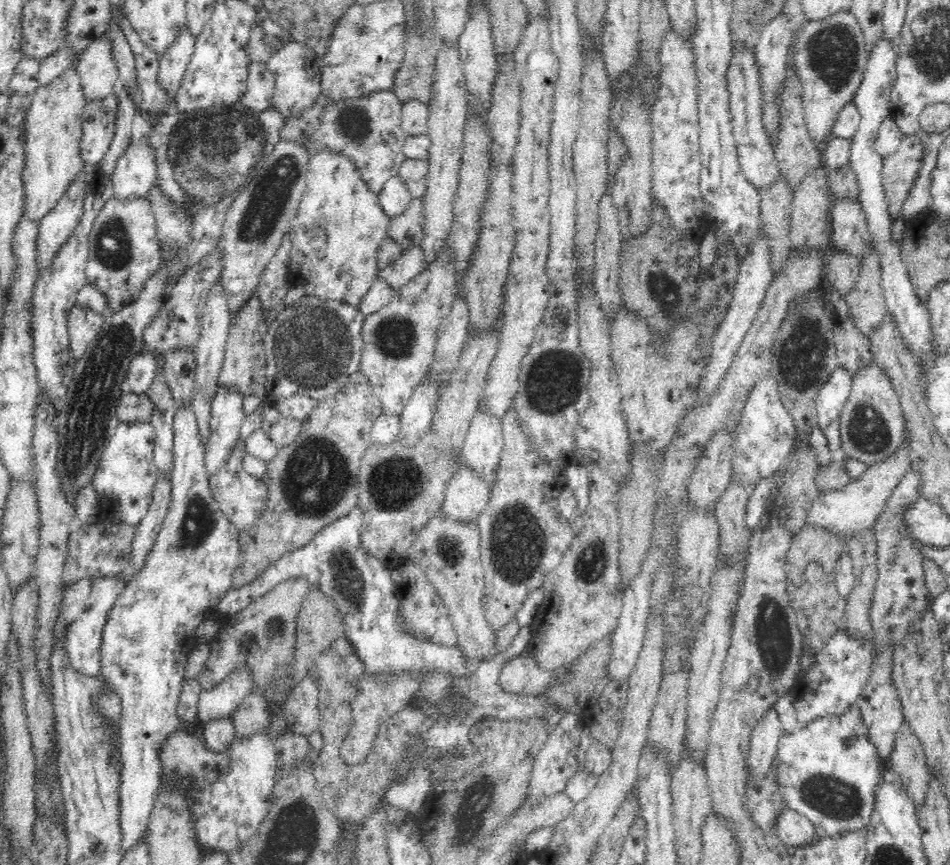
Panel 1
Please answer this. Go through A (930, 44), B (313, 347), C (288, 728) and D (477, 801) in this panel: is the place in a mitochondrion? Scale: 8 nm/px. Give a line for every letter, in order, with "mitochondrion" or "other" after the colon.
A: mitochondrion
B: mitochondrion
C: other
D: mitochondrion

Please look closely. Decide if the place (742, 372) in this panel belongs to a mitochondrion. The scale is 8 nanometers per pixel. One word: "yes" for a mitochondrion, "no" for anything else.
no

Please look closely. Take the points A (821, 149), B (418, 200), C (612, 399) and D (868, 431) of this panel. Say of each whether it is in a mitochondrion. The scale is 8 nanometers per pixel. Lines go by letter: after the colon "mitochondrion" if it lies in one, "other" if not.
A: other
B: other
C: other
D: mitochondrion

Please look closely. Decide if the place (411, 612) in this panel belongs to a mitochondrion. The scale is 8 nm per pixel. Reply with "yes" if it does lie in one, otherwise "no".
no

